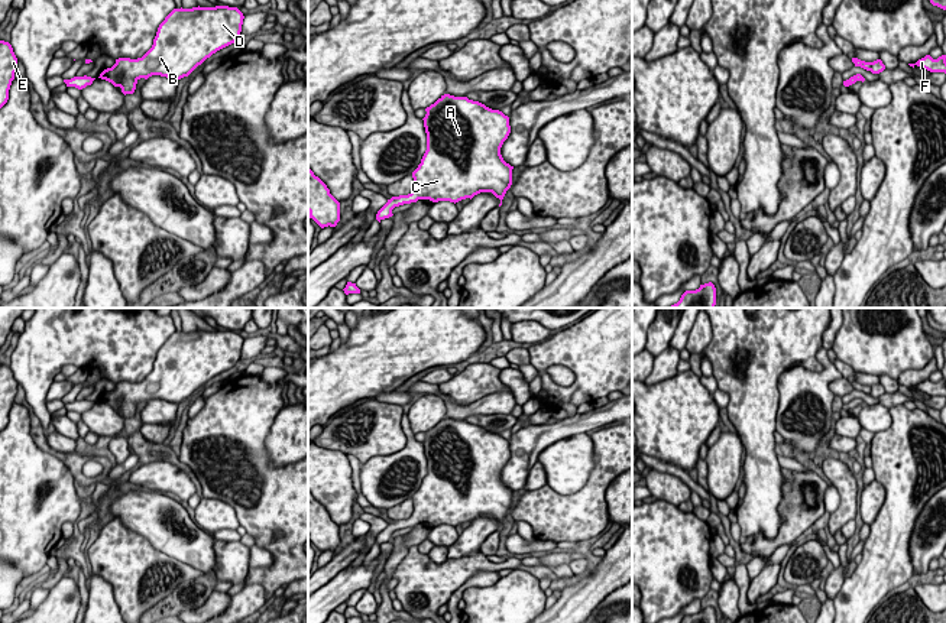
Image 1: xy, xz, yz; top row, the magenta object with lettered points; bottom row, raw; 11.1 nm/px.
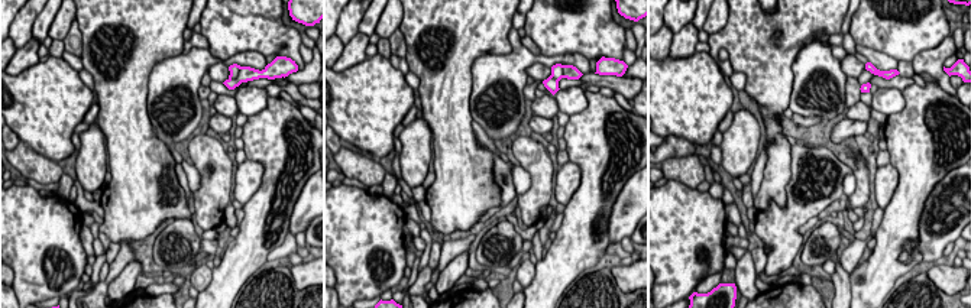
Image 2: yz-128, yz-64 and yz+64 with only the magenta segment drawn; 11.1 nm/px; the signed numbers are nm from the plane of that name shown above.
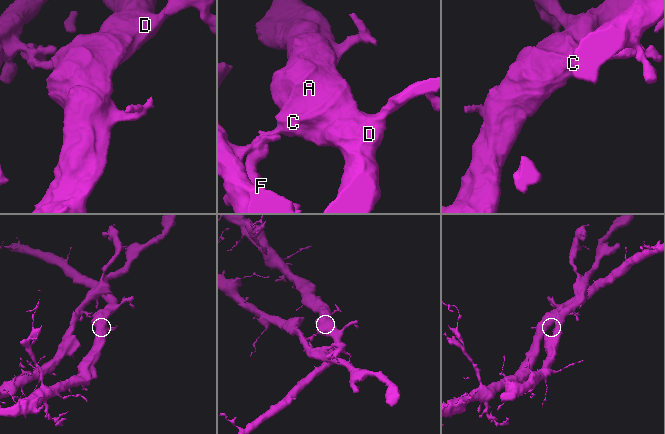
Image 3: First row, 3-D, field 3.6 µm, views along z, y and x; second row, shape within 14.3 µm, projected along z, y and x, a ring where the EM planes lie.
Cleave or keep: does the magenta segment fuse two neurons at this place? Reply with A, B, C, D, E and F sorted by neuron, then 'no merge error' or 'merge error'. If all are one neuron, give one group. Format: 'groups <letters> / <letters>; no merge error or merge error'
groups A B C D / E F; merge error

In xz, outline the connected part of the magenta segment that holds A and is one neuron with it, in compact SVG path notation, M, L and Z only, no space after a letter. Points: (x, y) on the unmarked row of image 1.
M450 418L441 419L434 428L425 432L427 438L422 442L427 457L427 474L418 491L412 496L414 512L408 519L392 520L395 530L417 526L418 523L430 523L432 526L450 525L459 526L466 522L473 522L480 516L492 516L500 523L499 530L506 515L512 509L512 493L500 478L500 471L511 457L509 441L499 434L492 434L479 425L467 421L454 421Z

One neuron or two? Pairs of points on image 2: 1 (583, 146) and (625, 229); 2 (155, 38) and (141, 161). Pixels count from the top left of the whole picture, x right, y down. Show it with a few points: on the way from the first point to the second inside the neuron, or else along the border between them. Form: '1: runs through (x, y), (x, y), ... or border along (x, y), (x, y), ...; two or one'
1: border along (633, 175), (625, 182), (612, 207), (608, 237); two
2: runs through (132, 68), (132, 130); one

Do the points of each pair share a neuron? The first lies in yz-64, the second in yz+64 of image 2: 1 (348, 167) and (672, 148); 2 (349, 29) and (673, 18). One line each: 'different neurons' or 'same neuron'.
1: different neurons
2: same neuron

